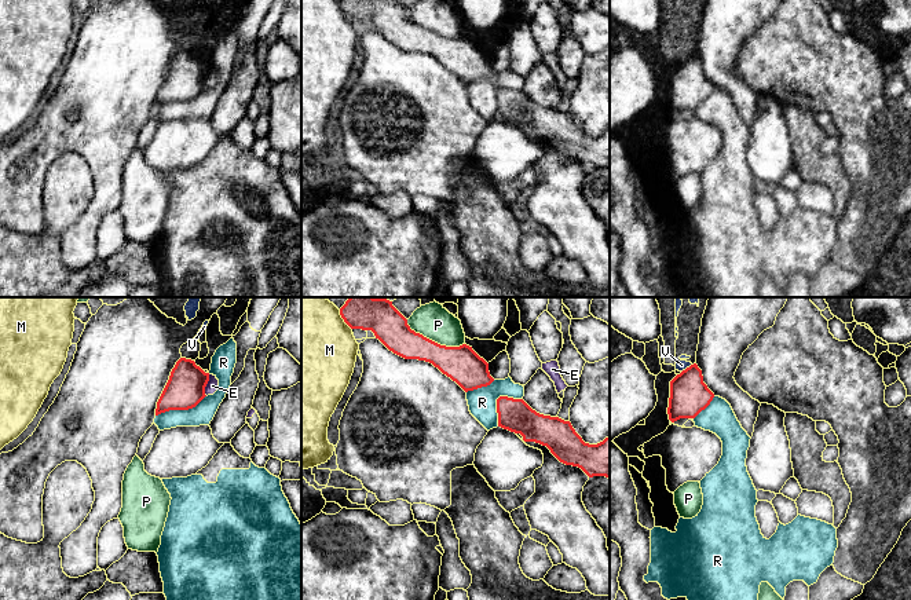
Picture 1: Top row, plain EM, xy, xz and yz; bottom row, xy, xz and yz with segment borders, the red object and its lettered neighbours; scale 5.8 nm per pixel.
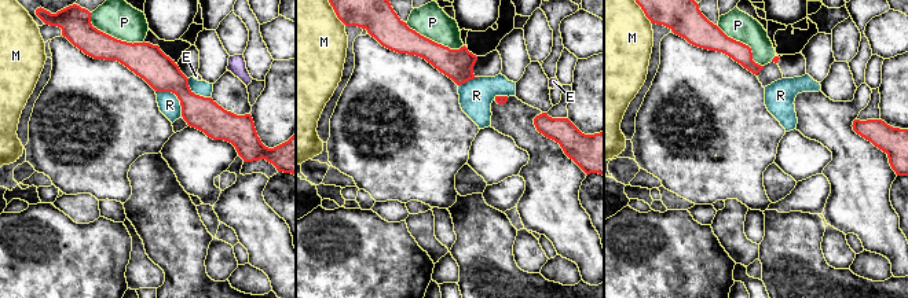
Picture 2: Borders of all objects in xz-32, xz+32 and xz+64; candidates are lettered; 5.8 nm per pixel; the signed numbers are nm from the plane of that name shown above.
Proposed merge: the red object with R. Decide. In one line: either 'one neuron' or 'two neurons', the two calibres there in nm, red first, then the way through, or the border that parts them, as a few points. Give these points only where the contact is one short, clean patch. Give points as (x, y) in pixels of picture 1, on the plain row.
two neurons; calibres 190 and 170 nm; border xz (522, 90), (500, 88), (497, 91), (497, 117)

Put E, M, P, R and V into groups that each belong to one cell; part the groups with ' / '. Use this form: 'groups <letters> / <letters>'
groups E / M / P / R / V

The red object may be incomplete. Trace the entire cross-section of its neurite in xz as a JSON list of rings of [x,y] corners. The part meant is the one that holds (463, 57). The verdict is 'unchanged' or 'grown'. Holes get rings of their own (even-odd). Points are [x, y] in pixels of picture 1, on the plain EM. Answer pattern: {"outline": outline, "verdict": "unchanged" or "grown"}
{"outline": [[[340,0],[340,7],[351,21],[372,22],[394,45],[432,55],[465,84],[494,73],[489,55],[472,39],[446,39],[416,25],[396,0]]], "verdict": "unchanged"}

